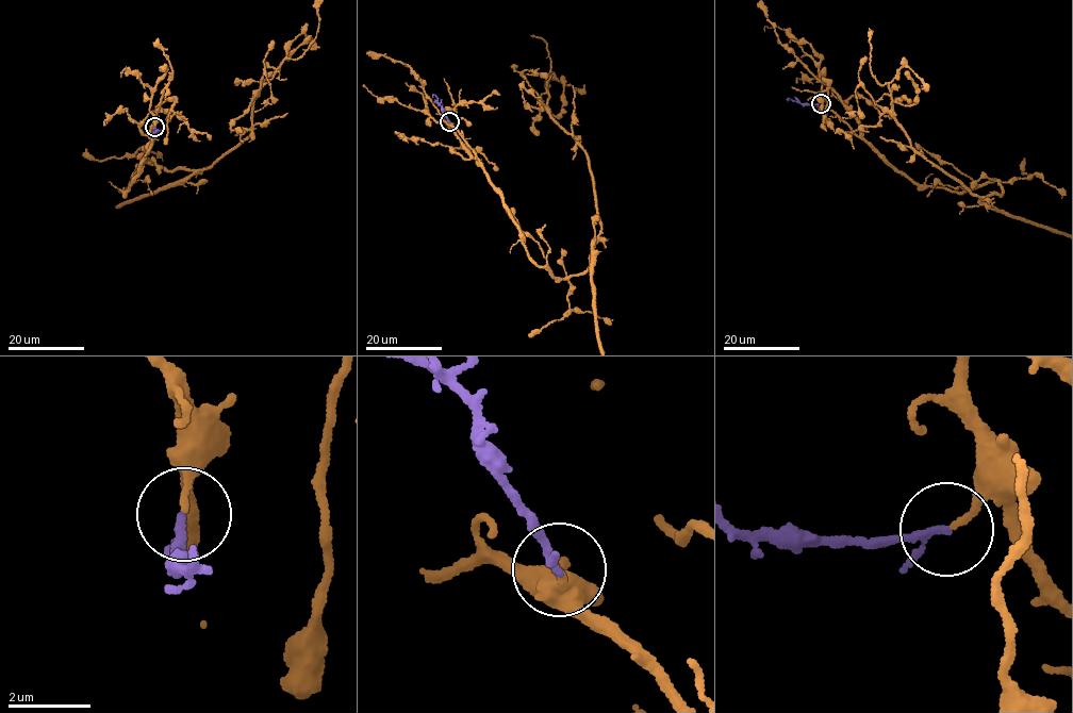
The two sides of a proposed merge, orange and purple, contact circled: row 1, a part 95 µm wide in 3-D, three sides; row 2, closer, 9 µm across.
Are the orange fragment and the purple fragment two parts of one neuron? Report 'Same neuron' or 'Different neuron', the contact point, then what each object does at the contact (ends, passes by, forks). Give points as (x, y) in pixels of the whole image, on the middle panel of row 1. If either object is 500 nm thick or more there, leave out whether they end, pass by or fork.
Different neuron. Place: (449, 121). At the ring orange ends. At the ring purple passes by

